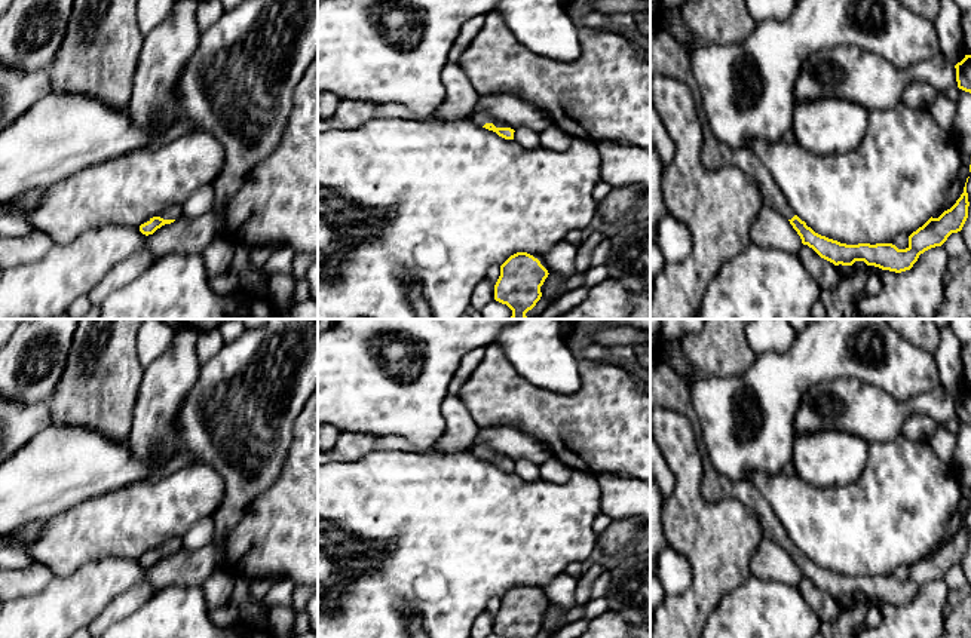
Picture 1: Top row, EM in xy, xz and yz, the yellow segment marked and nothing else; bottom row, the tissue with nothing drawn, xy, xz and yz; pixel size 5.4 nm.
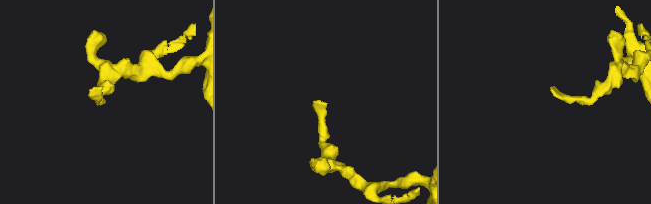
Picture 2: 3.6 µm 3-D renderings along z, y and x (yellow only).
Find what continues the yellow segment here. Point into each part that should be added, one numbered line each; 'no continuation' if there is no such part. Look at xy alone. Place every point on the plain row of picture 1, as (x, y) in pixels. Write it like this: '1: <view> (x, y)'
1: xy (175, 543)

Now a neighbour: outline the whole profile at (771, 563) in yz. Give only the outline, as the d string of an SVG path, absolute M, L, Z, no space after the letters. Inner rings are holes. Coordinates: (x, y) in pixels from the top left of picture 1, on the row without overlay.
M766 537L762 539L750 559L750 576L763 582L775 582L793 588L797 588L803 577L790 553Z

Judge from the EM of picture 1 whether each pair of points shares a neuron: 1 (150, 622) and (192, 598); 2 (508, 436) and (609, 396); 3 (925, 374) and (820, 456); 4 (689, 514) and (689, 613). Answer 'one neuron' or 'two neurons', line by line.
1: one neuron
2: two neurons
3: two neurons
4: one neuron

